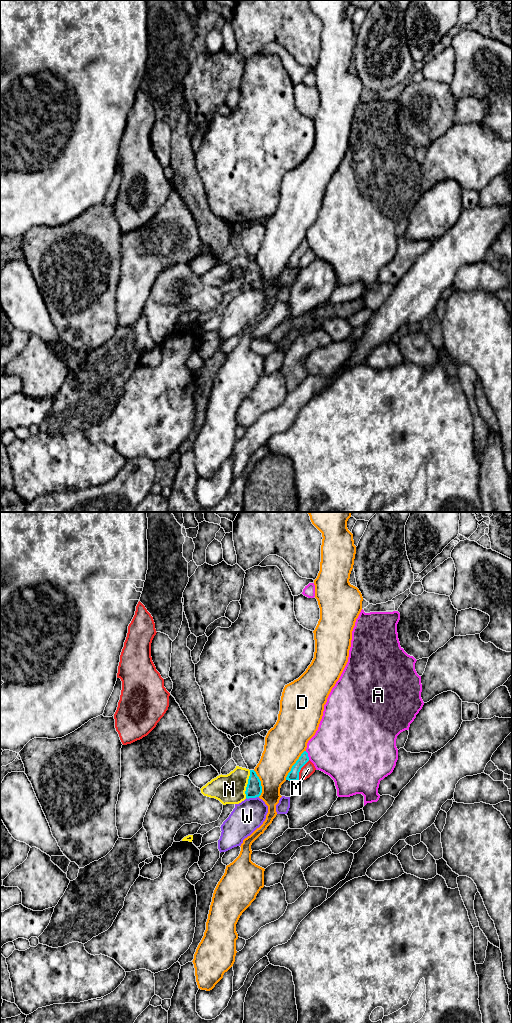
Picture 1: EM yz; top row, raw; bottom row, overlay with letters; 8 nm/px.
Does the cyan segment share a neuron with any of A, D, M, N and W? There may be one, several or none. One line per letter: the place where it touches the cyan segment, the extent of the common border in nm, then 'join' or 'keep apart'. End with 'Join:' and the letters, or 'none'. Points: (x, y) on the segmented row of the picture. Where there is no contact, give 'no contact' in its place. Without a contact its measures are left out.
A: meets cyan in yz at (307, 755); contact 80 nm long; keep apart
D: meets cyan in yz at (293, 765); contact 280 nm long; keep apart
M: meets cyan in yz at (300, 769); contact 180 nm long; keep apart
N: meets cyan in yz at (247, 784); contact 220 nm long; join
W: meets cyan in yz at (252, 797); contact 110 nm long; keep apart
Join: N

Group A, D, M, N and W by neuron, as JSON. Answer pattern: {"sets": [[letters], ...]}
{"sets": [["A"], ["D"], ["M"], ["N"], ["W"]]}

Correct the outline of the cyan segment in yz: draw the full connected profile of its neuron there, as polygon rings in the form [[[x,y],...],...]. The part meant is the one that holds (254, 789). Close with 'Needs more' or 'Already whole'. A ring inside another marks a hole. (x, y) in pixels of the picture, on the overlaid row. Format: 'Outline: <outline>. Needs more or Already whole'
Outline: [[[236,766],[229,774],[217,776],[200,790],[204,796],[215,798],[226,805],[239,804],[246,798],[259,797],[262,786],[254,770]]]. Needs more

